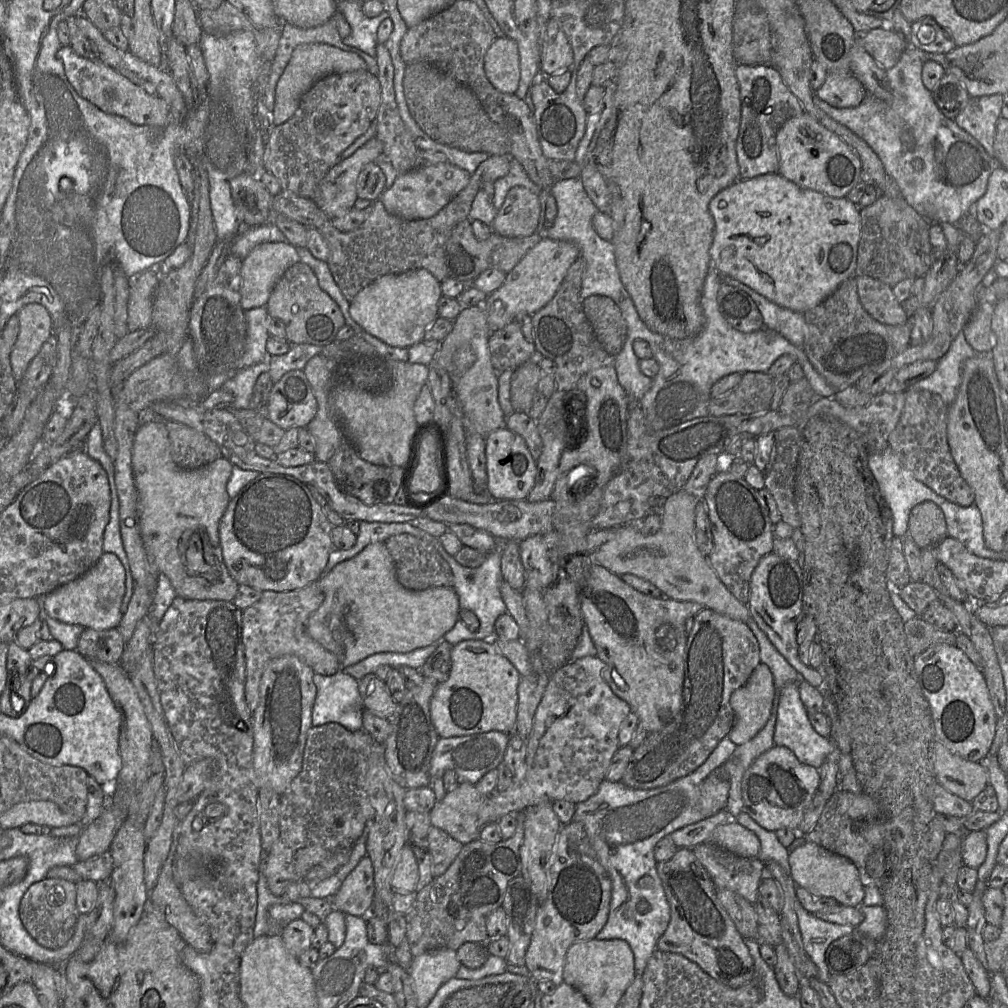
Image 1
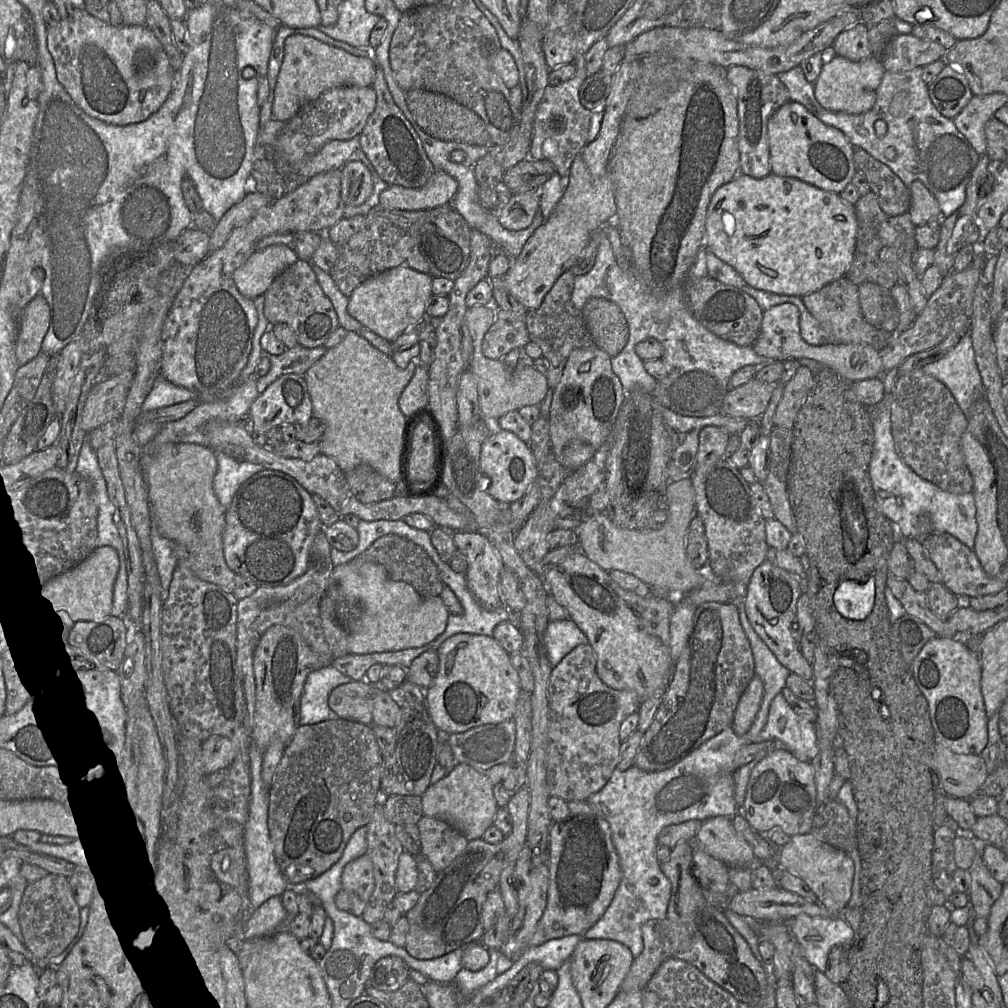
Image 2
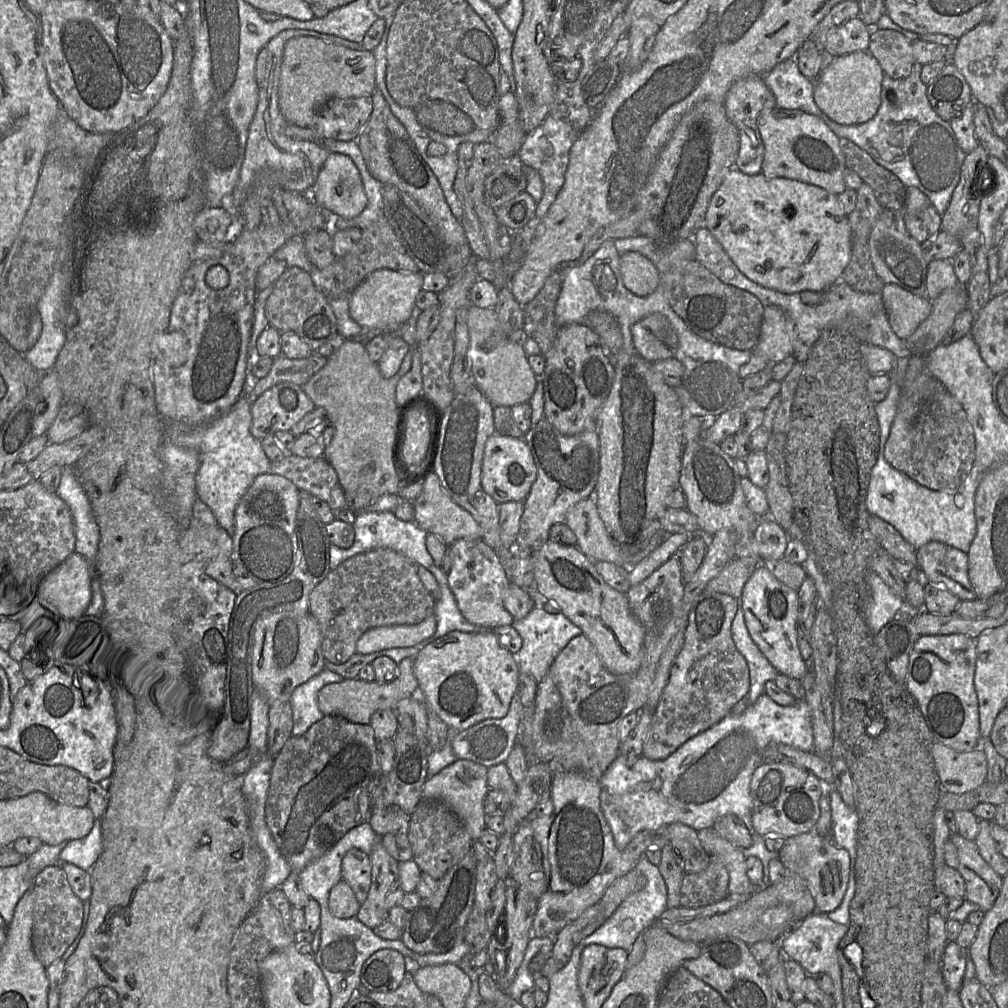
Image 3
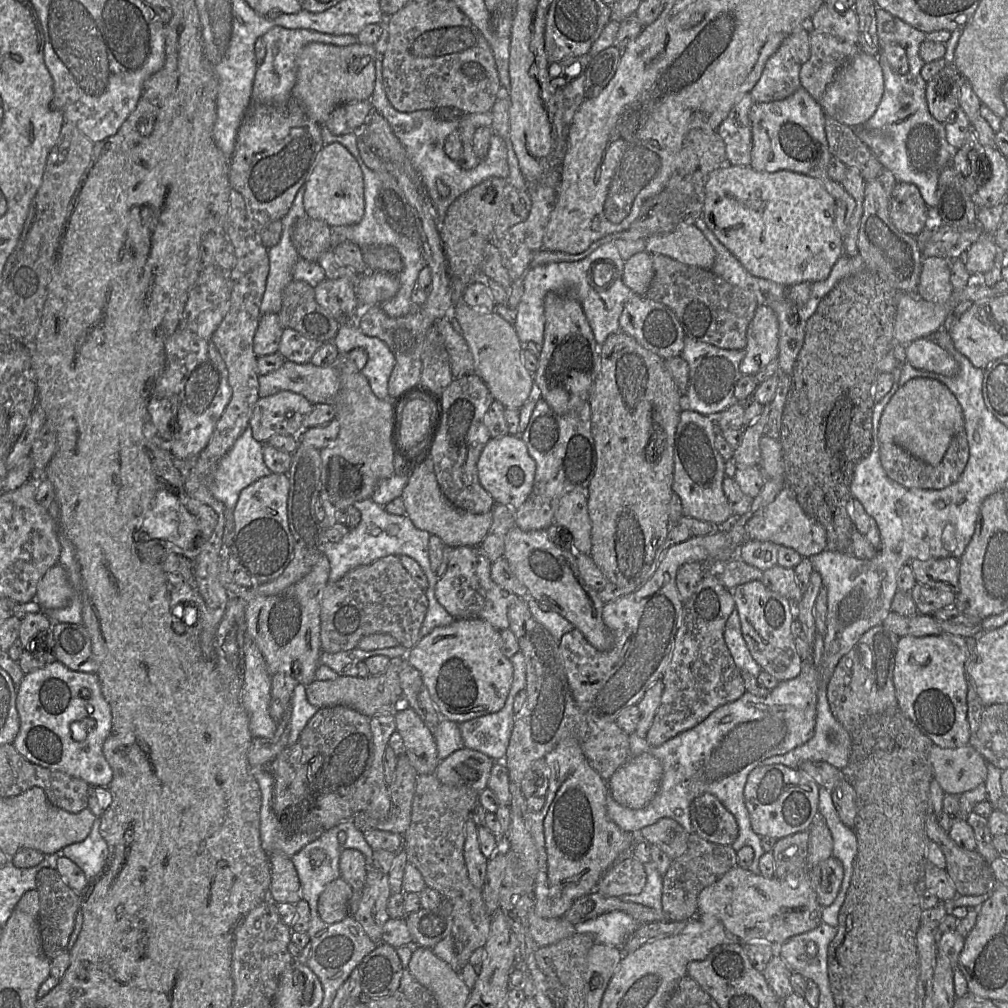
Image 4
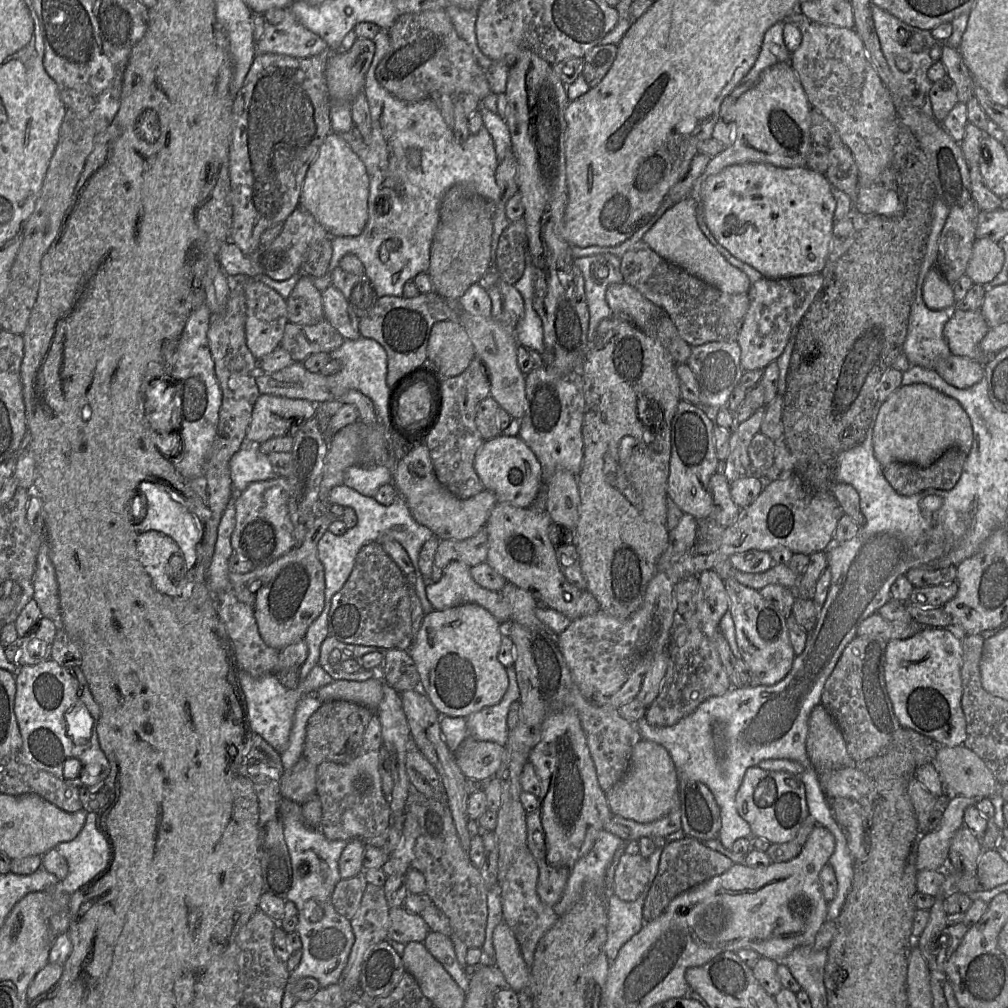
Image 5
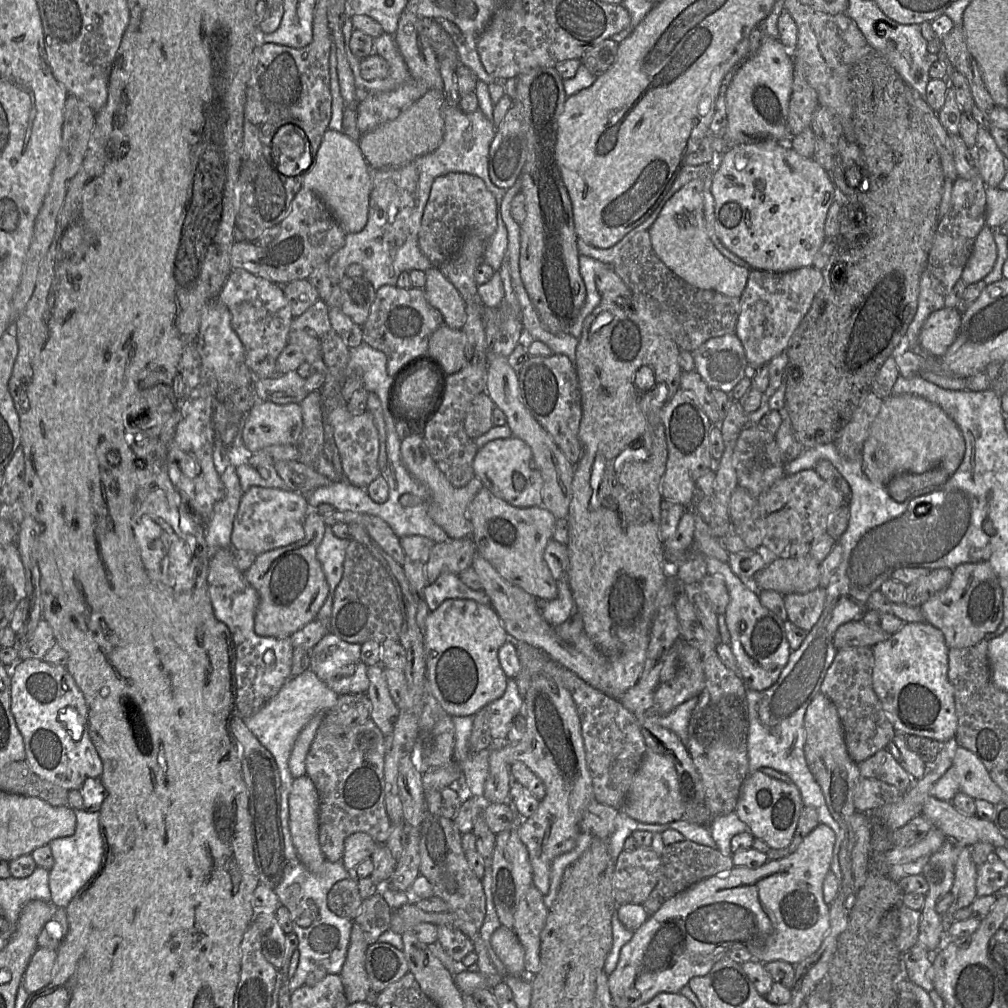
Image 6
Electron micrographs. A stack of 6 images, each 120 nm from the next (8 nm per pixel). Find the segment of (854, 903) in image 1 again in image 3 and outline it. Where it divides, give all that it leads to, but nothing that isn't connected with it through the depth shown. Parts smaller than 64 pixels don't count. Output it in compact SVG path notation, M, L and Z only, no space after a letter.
M814 830L789 838L792 838L805 854L803 877L814 898L816 911L827 914L835 910L840 905L848 885L849 853L838 847L831 837L820 836Z

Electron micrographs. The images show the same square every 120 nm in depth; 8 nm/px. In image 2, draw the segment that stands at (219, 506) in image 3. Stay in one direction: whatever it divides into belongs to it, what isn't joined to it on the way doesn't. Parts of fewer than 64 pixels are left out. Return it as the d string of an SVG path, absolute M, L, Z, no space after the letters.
M224 452L215 453L217 471L213 480L213 489L219 502L227 510L240 486L264 469L259 464L237 461Z

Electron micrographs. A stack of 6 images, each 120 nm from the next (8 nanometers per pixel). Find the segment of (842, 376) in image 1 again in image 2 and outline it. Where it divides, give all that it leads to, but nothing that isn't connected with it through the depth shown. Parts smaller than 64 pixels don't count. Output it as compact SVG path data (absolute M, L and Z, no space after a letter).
M845 277L832 281L801 299L808 312L830 335L831 344L866 344L881 350L894 337L894 334L878 329L864 319L859 304L858 286Z

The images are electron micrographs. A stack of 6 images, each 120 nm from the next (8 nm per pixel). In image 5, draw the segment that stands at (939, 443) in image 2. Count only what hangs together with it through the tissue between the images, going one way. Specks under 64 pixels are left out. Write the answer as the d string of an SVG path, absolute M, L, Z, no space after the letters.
M950 448L927 468L892 462L883 467L883 475L902 496L912 496L931 488L951 490L961 476L966 458L960 449Z

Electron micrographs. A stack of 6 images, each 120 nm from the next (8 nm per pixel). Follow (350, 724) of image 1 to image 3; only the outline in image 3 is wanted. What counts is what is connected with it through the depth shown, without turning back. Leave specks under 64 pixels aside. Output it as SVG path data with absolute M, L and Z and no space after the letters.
M325 668L321 673L295 689L291 697L293 736L303 735L315 722L325 716L318 708L318 692L325 685L339 683L344 679L341 675Z

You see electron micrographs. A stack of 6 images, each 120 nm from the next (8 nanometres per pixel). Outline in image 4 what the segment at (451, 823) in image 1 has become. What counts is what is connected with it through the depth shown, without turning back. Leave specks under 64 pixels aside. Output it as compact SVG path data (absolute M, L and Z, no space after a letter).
M464 747L440 761L434 775L444 784L480 793L487 788L494 763L485 754Z

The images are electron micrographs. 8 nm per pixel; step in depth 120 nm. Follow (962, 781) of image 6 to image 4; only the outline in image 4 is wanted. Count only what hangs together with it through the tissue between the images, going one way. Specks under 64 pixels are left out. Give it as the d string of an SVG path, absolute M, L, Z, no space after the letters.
M933 745L931 763L934 778L945 793L961 795L984 783L988 776L987 761L971 745L943 748Z

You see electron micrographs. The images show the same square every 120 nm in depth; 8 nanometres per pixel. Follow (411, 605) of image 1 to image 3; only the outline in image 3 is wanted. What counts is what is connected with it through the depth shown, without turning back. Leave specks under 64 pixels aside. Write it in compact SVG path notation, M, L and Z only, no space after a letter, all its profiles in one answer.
M432 614L416 625L372 628L357 641L356 653L370 654L391 648L412 647L433 636L436 627L437 621Z

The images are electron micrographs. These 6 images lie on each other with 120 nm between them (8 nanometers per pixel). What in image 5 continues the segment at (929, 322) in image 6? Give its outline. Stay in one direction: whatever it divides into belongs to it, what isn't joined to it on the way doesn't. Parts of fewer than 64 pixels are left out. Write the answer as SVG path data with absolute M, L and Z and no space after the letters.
M980 310L953 311L943 330L951 354L979 361L983 365L988 361L988 356L982 354L979 344L987 332L988 325Z

